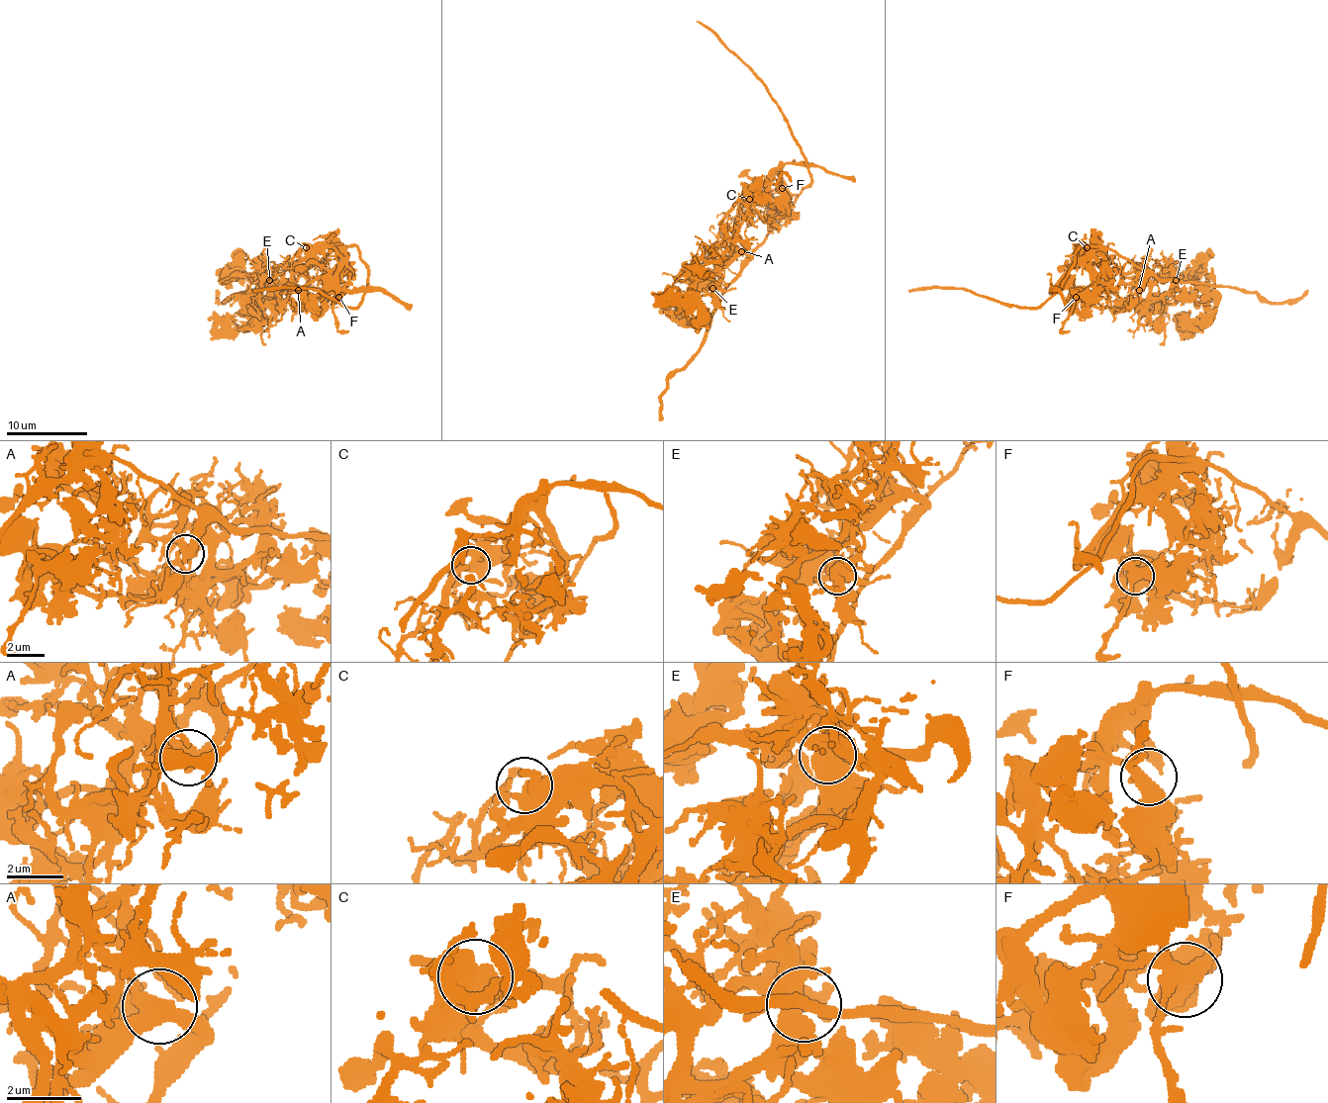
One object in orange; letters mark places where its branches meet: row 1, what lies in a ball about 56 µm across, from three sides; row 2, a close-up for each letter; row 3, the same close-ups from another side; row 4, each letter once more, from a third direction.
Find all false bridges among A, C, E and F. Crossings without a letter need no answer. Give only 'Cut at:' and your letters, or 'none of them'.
Cut at: A

